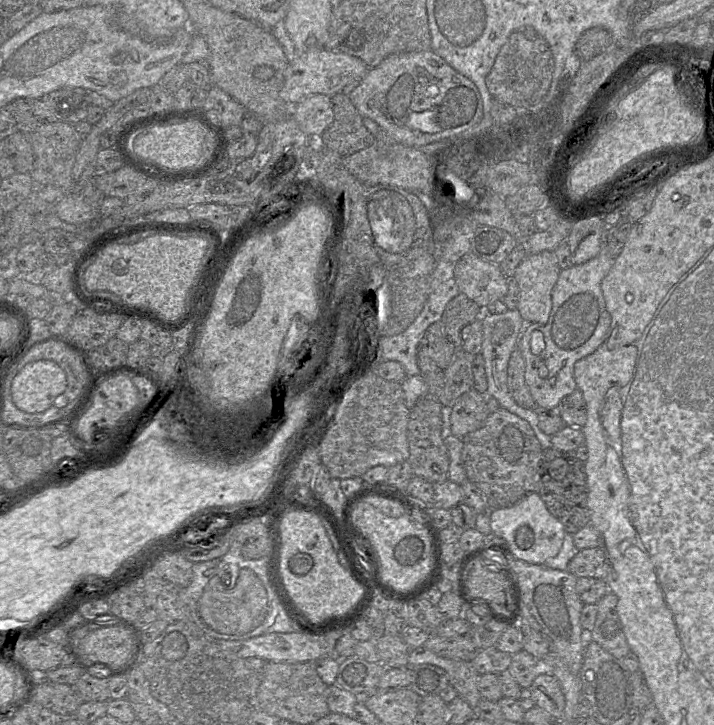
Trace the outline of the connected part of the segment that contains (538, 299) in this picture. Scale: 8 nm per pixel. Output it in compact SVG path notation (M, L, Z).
M553 251L527 254L513 277L518 283L517 310L526 324L547 323L552 309L551 293L560 274Z

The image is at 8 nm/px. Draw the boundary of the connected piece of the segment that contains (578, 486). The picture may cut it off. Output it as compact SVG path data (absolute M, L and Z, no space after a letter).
M553 447L543 450L539 461L539 495L549 512L562 523L566 533L574 534L591 525L585 463L580 462L574 452Z

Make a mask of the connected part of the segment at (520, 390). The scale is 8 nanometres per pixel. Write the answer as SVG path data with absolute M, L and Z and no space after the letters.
M518 347L514 349L508 362L507 386L519 406L536 410L536 403L525 382L525 360Z

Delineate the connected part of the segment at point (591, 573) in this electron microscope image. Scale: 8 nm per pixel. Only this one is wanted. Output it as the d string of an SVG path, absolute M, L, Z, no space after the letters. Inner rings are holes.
M601 547L579 550L569 562L568 571L577 578L591 577L606 580L608 563L605 552Z

